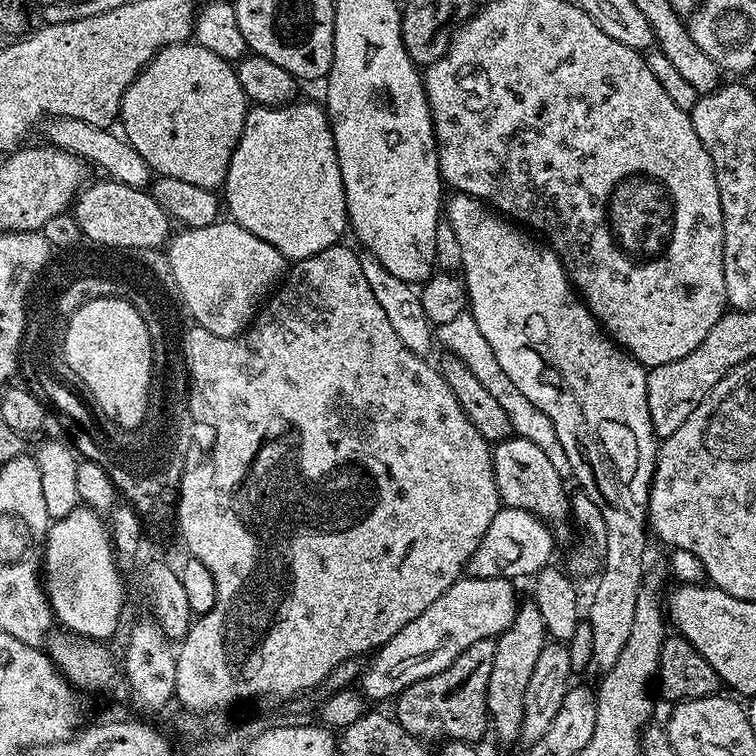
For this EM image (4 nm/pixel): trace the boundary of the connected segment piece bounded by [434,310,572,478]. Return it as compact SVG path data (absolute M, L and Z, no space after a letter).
M465 310L458 318L435 325L434 340L439 347L440 344L444 347L443 351L447 355L458 357L466 366L466 370L470 370L470 374L474 374L474 378L482 382L482 390L489 392L501 404L502 410L506 410L506 415L510 418L515 435L534 442L534 446L538 446L538 450L546 454L550 466L554 466L560 476L572 476L570 458L566 458L562 442L558 442L550 418L546 418L546 414L542 414L542 410L538 410L538 406L534 406L534 402L530 402L530 398L526 398L526 394L522 394L522 390L518 390L518 386L510 382L510 377L503 372L502 366L498 366L498 358L494 358L494 350L490 350L490 342L486 342L482 330L478 330L478 322L474 322L471 311Z

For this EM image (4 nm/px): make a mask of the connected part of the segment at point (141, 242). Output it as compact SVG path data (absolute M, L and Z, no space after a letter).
M99 178L81 187L74 201L74 215L81 233L93 240L93 245L107 248L157 248L169 239L170 217L152 197L151 191L126 186L111 178Z

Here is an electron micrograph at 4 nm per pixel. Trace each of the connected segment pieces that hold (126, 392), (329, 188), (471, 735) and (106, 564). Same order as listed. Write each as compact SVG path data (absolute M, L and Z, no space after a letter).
M116 296L88 300L68 318L62 358L68 368L88 387L96 404L120 430L133 430L143 422L147 412L148 389L152 387L152 348L150 334L142 314L131 302Z
M308 100L280 107L249 107L242 138L230 158L230 170L222 185L226 212L237 224L268 242L281 252L285 261L305 260L330 246L341 243L349 231L346 194L342 186L342 170L334 146L332 124L323 107Z
M495 639L474 642L474 646L466 646L466 650L462 650L462 654L458 654L458 658L454 658L446 670L402 689L394 700L394 715L402 730L421 742L477 742L482 739L484 731L487 733L490 728L488 683L495 649Z
M77 506L66 518L51 523L44 544L42 580L52 613L63 627L92 639L108 640L122 614L124 588L101 520L93 509Z

